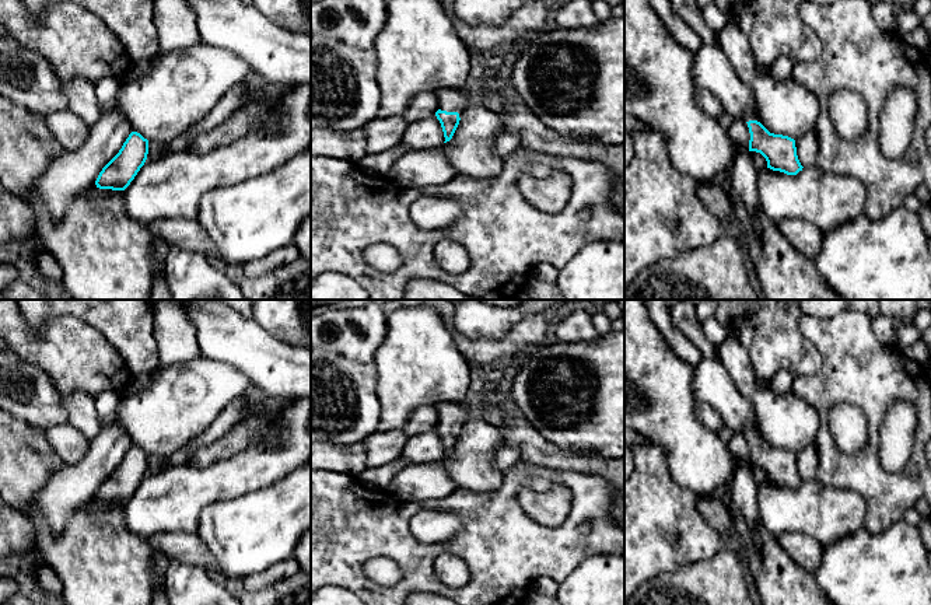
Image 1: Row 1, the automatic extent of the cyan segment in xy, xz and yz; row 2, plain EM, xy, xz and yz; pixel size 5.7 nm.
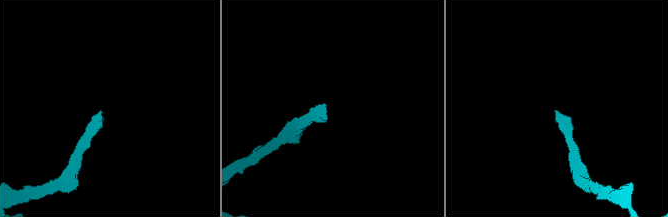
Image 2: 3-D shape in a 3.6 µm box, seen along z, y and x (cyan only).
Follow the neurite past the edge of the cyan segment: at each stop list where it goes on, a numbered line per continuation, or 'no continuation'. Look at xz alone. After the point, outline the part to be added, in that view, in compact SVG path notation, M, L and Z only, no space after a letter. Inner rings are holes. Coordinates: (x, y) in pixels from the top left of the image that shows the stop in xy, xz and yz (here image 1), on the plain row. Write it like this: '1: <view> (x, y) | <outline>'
1: xz (450, 413) | M440 403L438 416L441 424L462 426L473 419L487 419L489 413L482 405L466 406L463 403Z

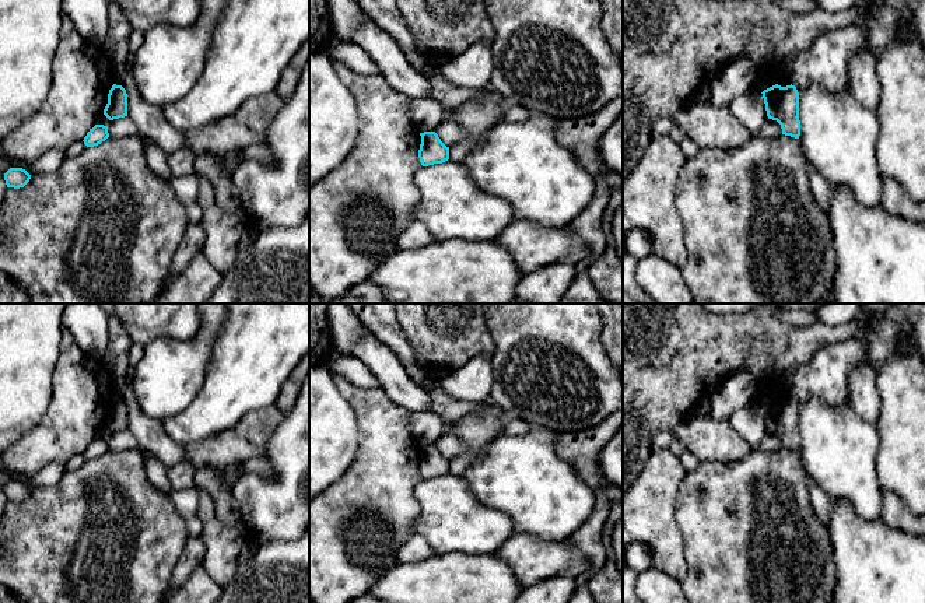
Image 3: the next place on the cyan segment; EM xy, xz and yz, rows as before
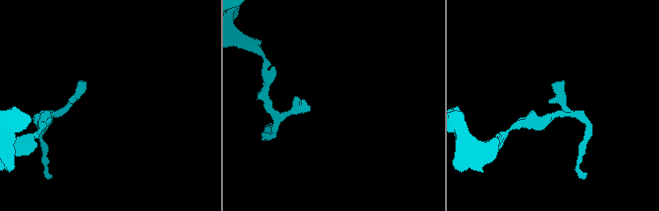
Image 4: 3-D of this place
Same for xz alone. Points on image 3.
no continuation

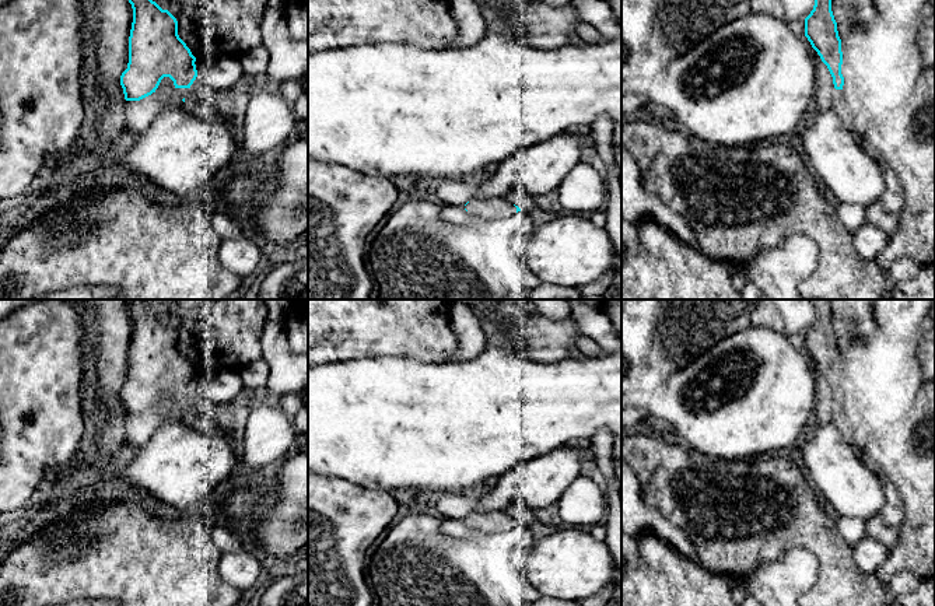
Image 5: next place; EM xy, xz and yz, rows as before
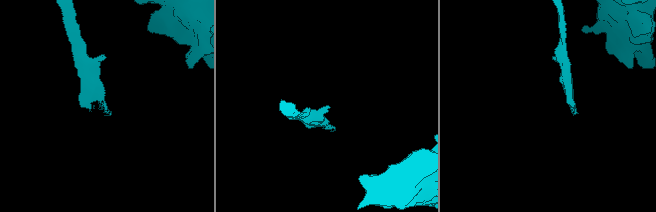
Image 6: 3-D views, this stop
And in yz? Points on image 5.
1: yz (840, 420) | M834 403L833 421L831 423L840 431L844 441L851 445L852 444L854 427L851 425L851 423L848 421L848 418L843 410L843 403Z

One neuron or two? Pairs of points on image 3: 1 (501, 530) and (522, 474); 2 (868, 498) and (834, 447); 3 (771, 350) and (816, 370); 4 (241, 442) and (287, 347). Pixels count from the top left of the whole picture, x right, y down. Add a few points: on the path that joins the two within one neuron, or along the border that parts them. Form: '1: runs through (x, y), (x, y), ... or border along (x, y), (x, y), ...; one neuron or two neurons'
1: border along (477, 500), (504, 512), (515, 533); two neurons
2: runs through (859, 486), (844, 467), (841, 459); one neuron
3: border along (829, 344), (822, 346), (806, 361), (795, 365); two neurons
4: border along (274, 403), (248, 412), (228, 428); two neurons

